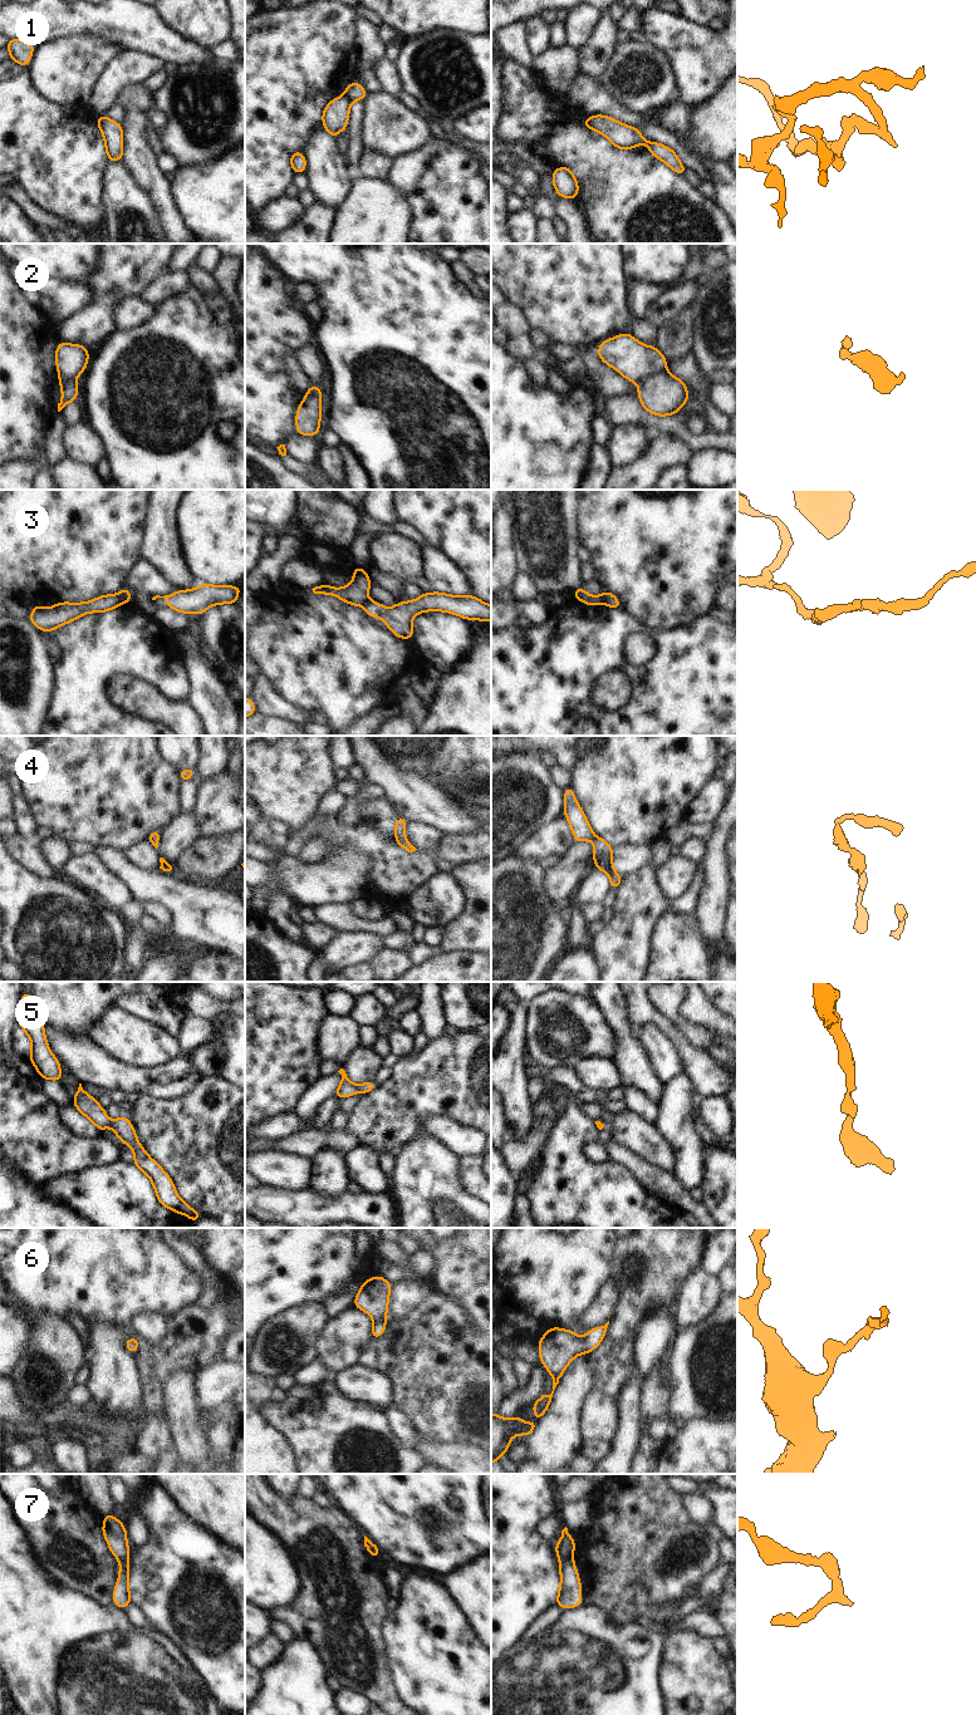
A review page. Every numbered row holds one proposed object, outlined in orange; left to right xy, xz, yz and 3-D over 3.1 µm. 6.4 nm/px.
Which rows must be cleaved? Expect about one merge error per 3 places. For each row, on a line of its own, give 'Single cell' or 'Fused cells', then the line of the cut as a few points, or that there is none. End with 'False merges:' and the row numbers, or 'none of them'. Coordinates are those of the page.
1: Fused cells. Split along xz (344, 94), (351, 102)
2: Fused cells. Split along yz (666, 369), (653, 372), (637, 383)
3: Fused cells. Split along xy (118, 594), (123, 602)
4: Single cell. No split
5: Single cell. No split
6: Single cell. No split
7: Fused cells. Split along yz (570, 1556), (560, 1559)
False merges: 1, 2, 3, 7.

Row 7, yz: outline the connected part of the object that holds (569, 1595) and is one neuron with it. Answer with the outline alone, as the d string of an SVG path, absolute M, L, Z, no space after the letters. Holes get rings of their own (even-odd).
M573 1557L560 1559L559 1571L560 1586L554 1605L558 1605L564 1610L583 1605L580 1578Z

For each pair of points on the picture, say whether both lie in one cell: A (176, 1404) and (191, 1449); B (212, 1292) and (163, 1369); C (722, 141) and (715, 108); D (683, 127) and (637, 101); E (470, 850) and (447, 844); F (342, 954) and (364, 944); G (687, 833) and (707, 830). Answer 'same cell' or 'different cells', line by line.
A: same cell
B: different cells
C: same cell
D: different cells
E: same cell
F: same cell
G: same cell

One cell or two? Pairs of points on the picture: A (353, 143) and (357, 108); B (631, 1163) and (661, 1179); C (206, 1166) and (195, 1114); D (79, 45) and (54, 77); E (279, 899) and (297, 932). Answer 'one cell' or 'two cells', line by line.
A: one cell
B: one cell
C: one cell
D: one cell
E: one cell

